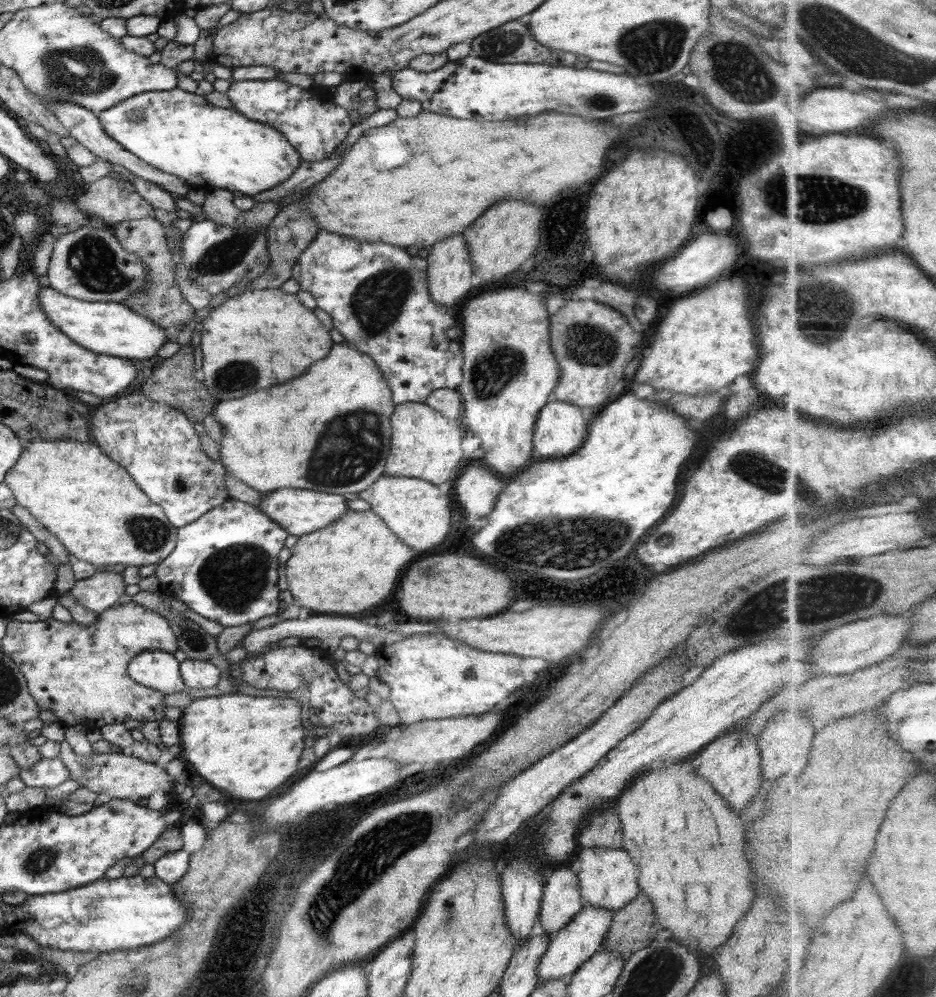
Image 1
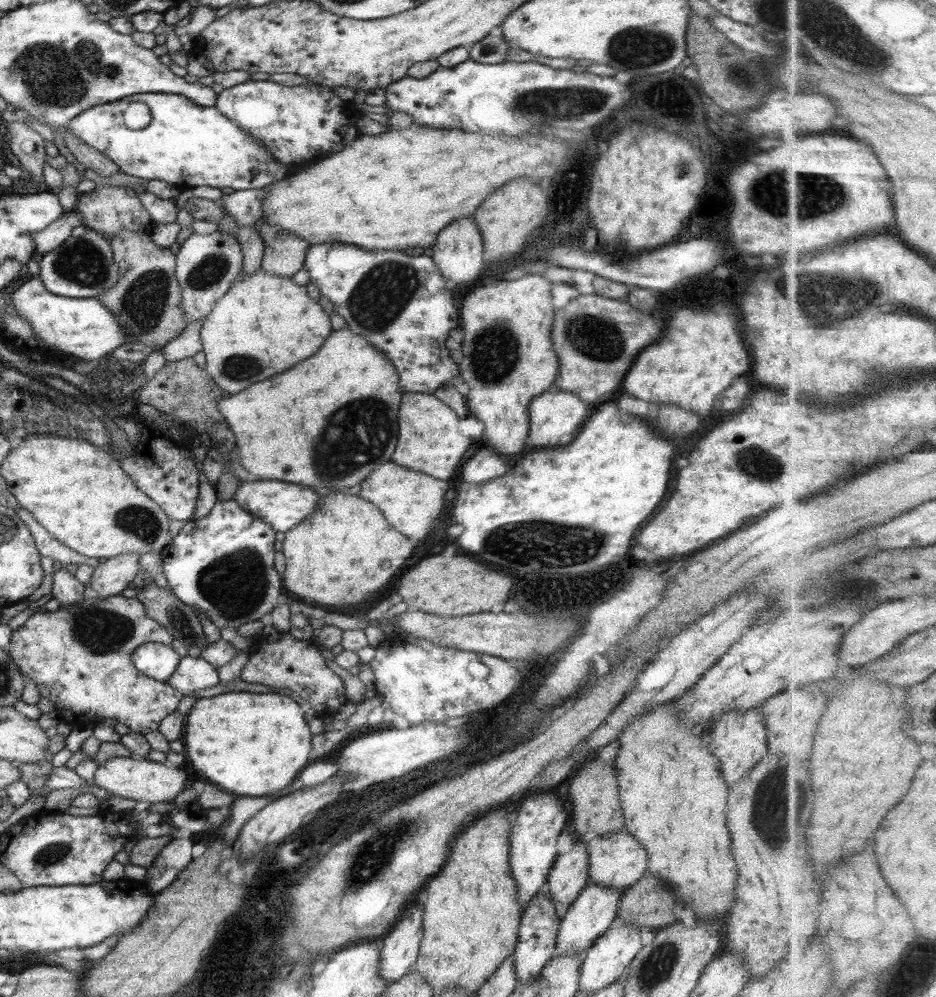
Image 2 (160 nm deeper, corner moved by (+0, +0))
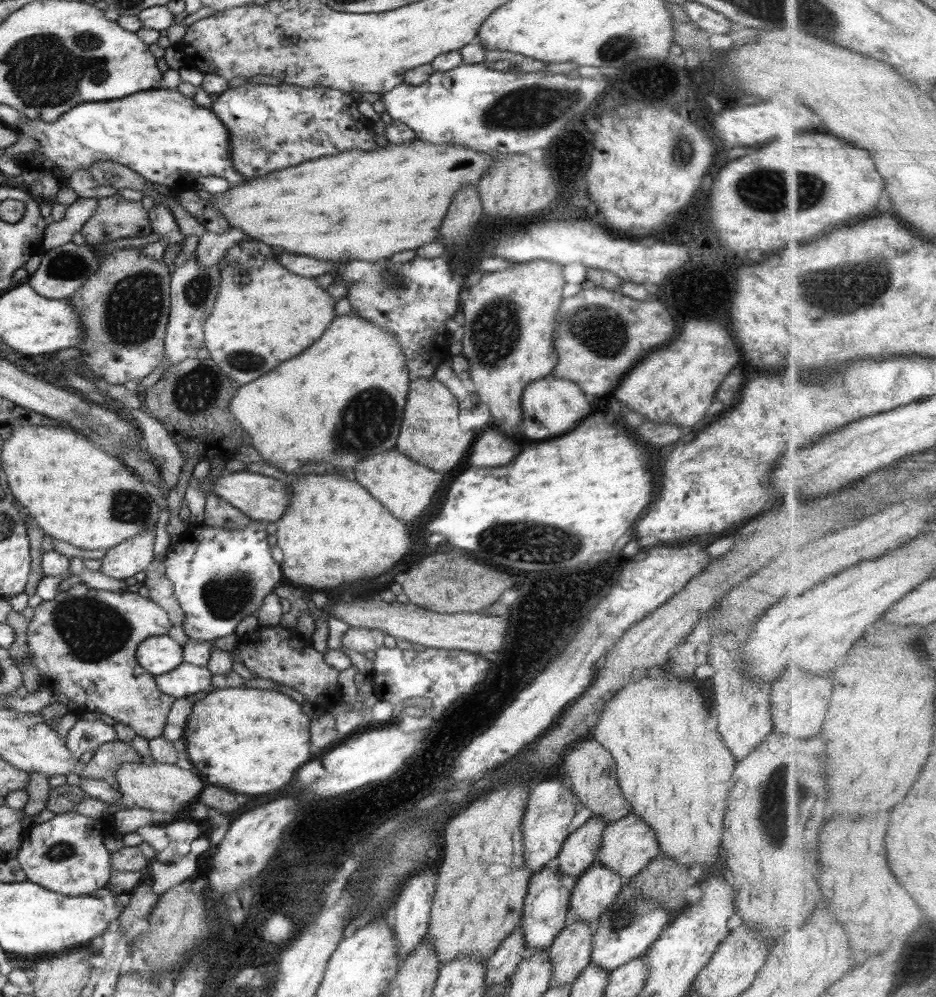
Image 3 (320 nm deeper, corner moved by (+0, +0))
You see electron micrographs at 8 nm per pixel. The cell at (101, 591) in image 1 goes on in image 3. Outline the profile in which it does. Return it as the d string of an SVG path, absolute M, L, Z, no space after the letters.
M155 528L146 529L124 540L106 552L101 560L100 572L110 578L124 581L139 572L146 571L154 561Z

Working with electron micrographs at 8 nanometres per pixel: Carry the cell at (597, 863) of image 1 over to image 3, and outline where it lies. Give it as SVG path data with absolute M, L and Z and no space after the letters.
M636 814L626 815L620 820L608 823L602 834L601 845L597 852L597 862L616 871L624 880L634 878L647 864L660 854L660 846L652 828L644 824Z

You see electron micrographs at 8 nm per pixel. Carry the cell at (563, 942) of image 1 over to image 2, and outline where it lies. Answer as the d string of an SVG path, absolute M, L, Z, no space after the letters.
M594 883L586 885L584 890L576 897L576 900L571 902L564 917L560 919L556 937L557 954L555 954L555 957L584 951L592 946L592 943L610 928L613 920L619 914L621 895L616 889L601 887Z

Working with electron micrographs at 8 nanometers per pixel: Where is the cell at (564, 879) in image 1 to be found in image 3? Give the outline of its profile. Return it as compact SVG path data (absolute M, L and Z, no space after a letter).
M590 817L575 832L569 834L563 842L553 866L561 870L562 875L574 876L578 878L594 862L597 862L597 852L599 851L602 834L607 822L600 817Z

